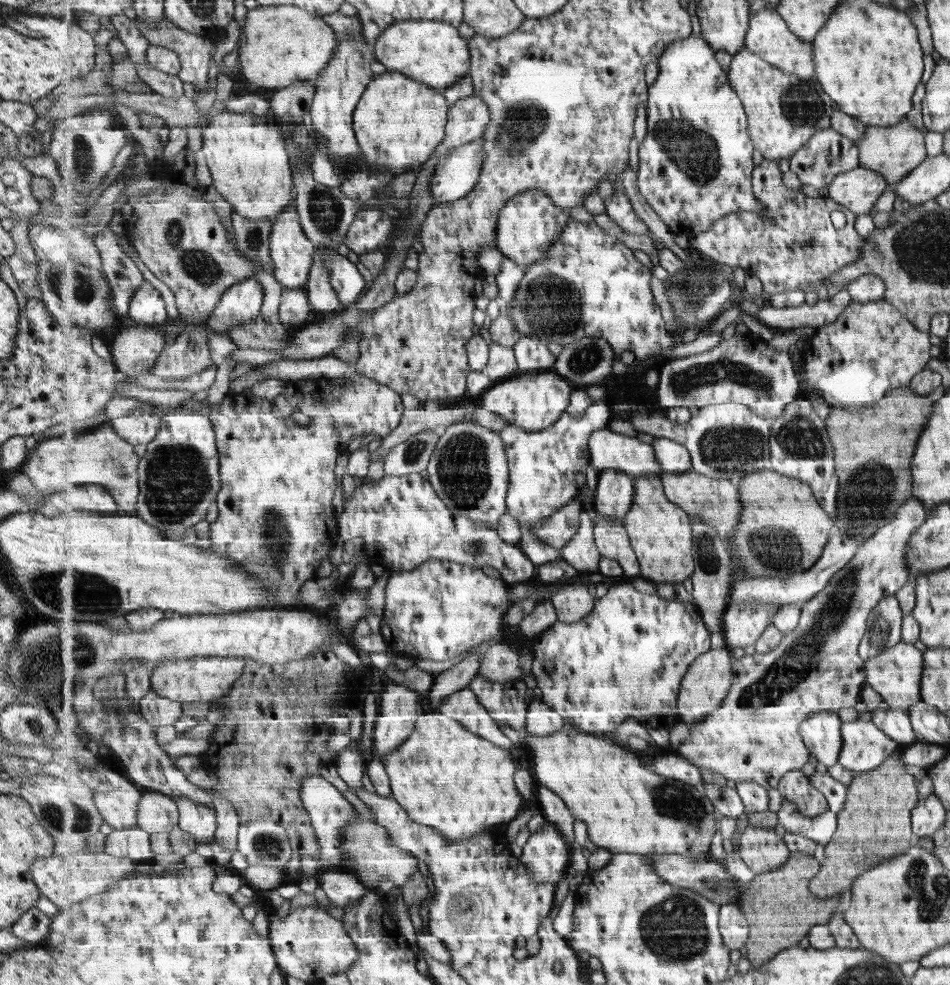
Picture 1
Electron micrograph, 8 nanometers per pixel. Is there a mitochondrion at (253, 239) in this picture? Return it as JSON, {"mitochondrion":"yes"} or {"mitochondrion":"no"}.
{"mitochondrion":"yes"}

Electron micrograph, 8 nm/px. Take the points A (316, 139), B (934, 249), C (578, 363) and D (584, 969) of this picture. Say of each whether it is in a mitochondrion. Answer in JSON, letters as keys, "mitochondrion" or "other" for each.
{"A":"other","B":"mitochondrion","C":"mitochondrion","D":"other"}

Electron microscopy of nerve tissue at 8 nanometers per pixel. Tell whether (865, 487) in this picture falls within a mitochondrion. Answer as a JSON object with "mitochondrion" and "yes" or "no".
{"mitochondrion":"yes"}

